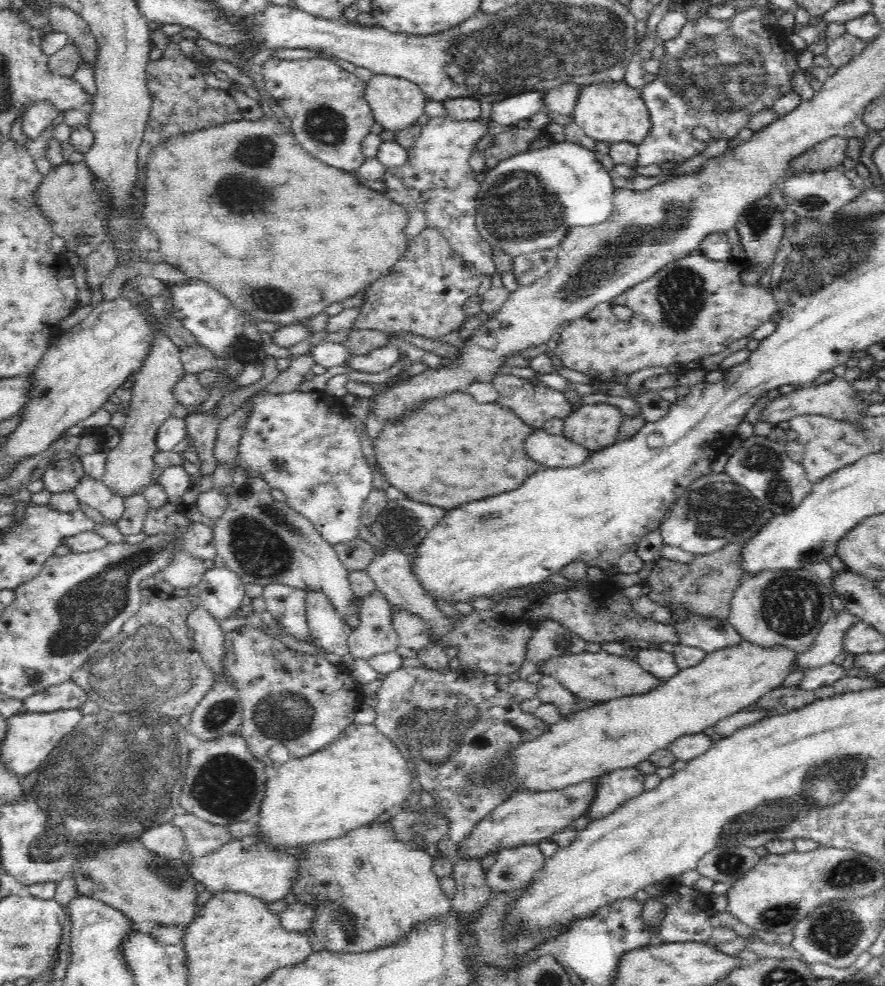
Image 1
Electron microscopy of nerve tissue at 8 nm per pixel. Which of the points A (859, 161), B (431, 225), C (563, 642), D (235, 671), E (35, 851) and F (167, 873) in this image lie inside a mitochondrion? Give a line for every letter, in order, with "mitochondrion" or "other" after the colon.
A: other
B: other
C: mitochondrion
D: other
E: mitochondrion
F: mitochondrion

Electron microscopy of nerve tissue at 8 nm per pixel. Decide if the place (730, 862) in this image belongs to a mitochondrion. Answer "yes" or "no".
yes

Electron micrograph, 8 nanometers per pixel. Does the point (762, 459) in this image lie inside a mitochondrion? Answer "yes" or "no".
yes

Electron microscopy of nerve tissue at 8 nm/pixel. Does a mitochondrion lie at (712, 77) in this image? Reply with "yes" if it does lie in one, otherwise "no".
yes

